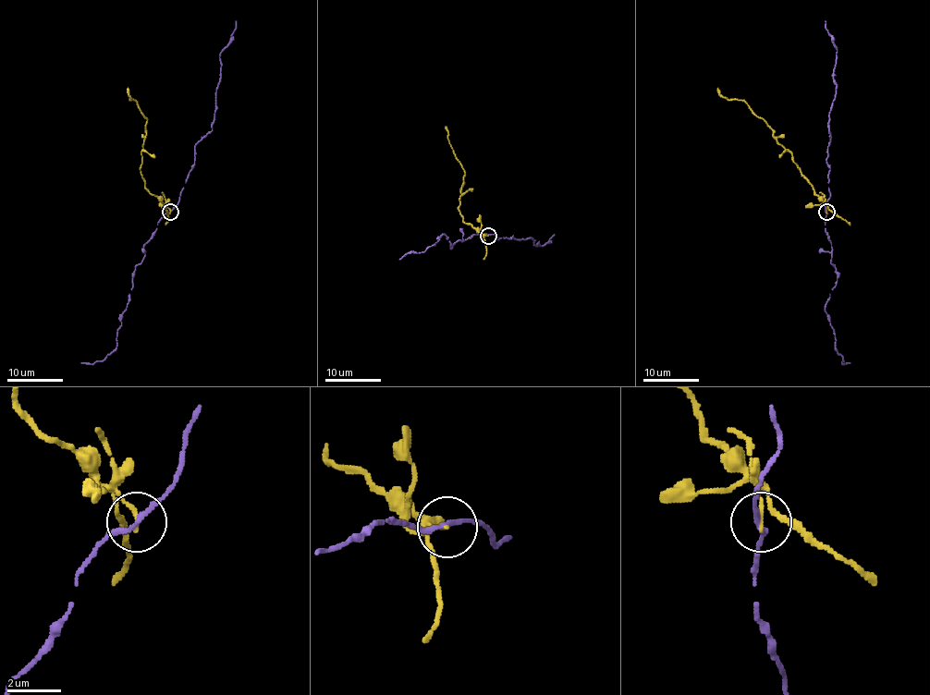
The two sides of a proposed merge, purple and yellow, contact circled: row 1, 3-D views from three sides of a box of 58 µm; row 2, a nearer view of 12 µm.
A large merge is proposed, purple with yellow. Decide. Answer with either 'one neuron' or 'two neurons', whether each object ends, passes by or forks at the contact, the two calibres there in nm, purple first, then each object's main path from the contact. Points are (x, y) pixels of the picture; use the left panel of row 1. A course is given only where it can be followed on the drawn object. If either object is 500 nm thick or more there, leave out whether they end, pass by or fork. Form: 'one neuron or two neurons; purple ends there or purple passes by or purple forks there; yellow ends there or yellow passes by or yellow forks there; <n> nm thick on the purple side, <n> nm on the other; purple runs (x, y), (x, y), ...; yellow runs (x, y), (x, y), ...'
two neurons; purple passes by; yellow ends there; 170 nm thick on the purple side, 140 nm on the other; purple runs (170, 212), (191, 169), (194, 146), (212, 129), (221, 79), (219, 54), (236, 28), (236, 21); yellow runs (170, 212), (148, 191), (140, 170), (147, 118), (130, 99), (128, 88)

